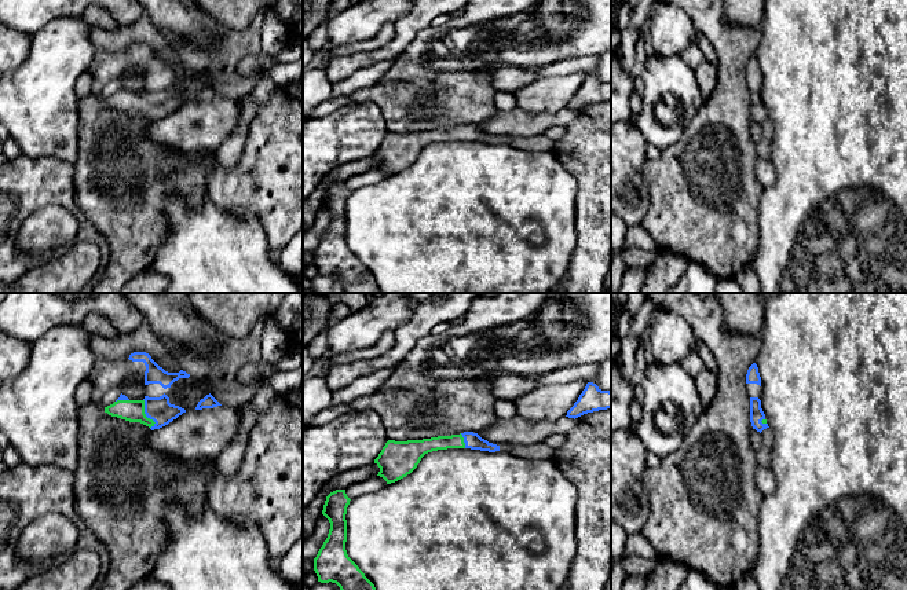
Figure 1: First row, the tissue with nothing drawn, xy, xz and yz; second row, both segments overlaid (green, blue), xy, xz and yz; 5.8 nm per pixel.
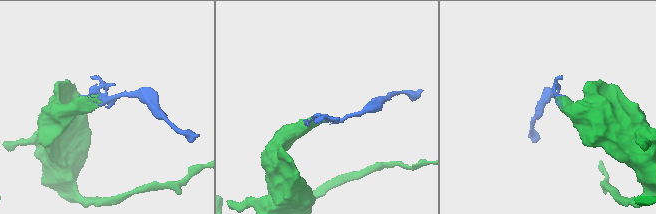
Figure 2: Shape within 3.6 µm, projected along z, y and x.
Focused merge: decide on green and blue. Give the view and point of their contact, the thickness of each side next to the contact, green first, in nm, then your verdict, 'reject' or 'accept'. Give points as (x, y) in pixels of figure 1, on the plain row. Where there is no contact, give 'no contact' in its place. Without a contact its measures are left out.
contact xy (145, 106); calibres 130 and 150 nm; accept

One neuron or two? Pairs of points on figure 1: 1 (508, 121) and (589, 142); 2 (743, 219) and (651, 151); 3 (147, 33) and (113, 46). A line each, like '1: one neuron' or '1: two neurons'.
1: two neurons
2: two neurons
3: one neuron

